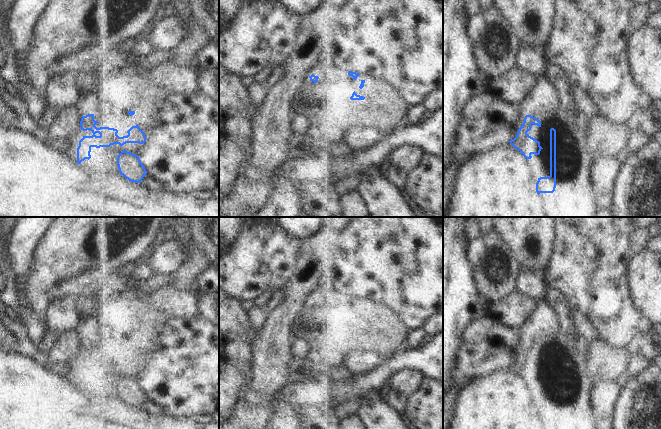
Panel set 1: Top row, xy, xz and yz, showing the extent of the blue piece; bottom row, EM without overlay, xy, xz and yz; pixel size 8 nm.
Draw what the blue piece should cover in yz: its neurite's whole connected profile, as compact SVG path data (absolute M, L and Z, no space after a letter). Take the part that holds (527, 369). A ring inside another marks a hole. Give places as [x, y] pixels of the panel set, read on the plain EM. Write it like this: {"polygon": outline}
{"polygon": "M546 299L538 301L533 315L518 329L526 340L516 361L509 365L510 368L520 375L525 383L531 383L532 378L539 379L543 373L540 366L529 360L527 356L531 354L532 348L541 351L537 339L564 329L567 327L560 324L555 309L547 304Z"}

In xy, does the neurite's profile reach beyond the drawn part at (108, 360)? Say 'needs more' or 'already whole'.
needs more

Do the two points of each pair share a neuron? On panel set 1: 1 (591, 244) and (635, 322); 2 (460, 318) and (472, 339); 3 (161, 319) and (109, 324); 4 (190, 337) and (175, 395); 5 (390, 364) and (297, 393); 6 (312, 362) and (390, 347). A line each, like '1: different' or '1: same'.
1: same
2: different
3: same
4: same
5: same
6: different

